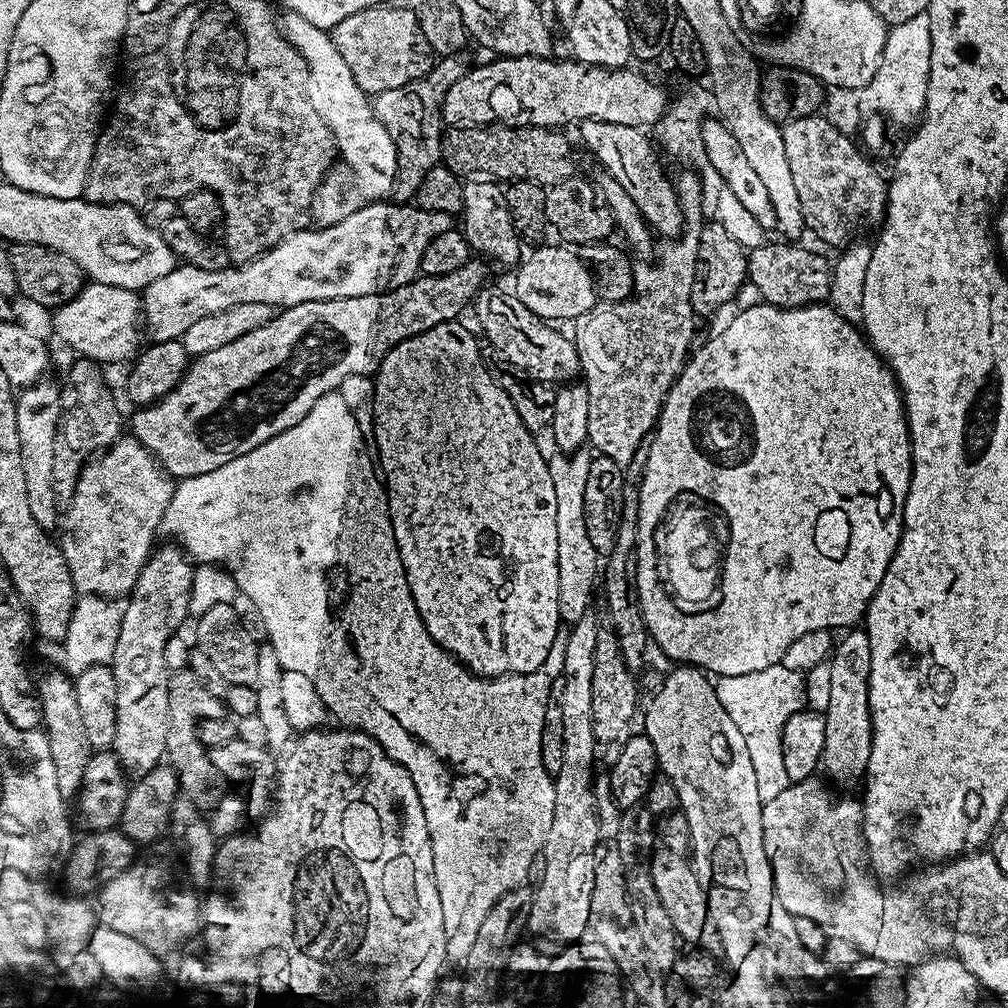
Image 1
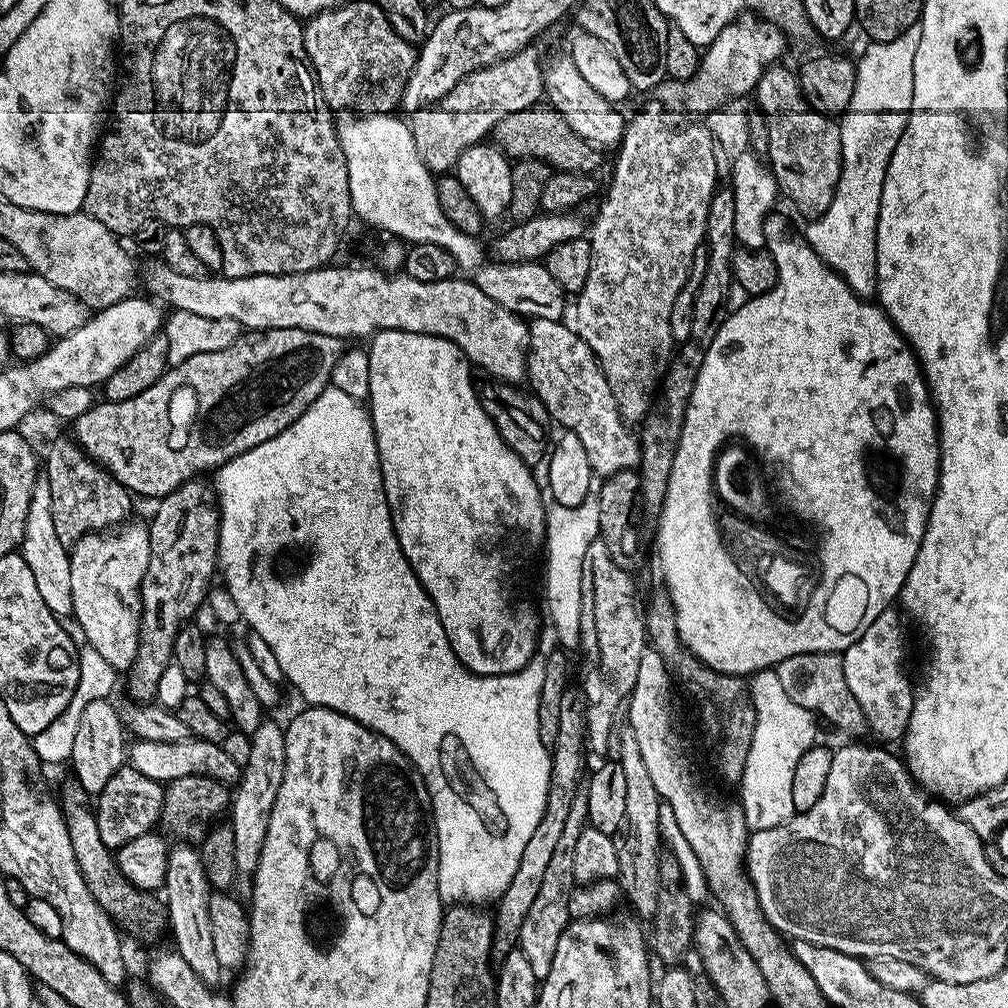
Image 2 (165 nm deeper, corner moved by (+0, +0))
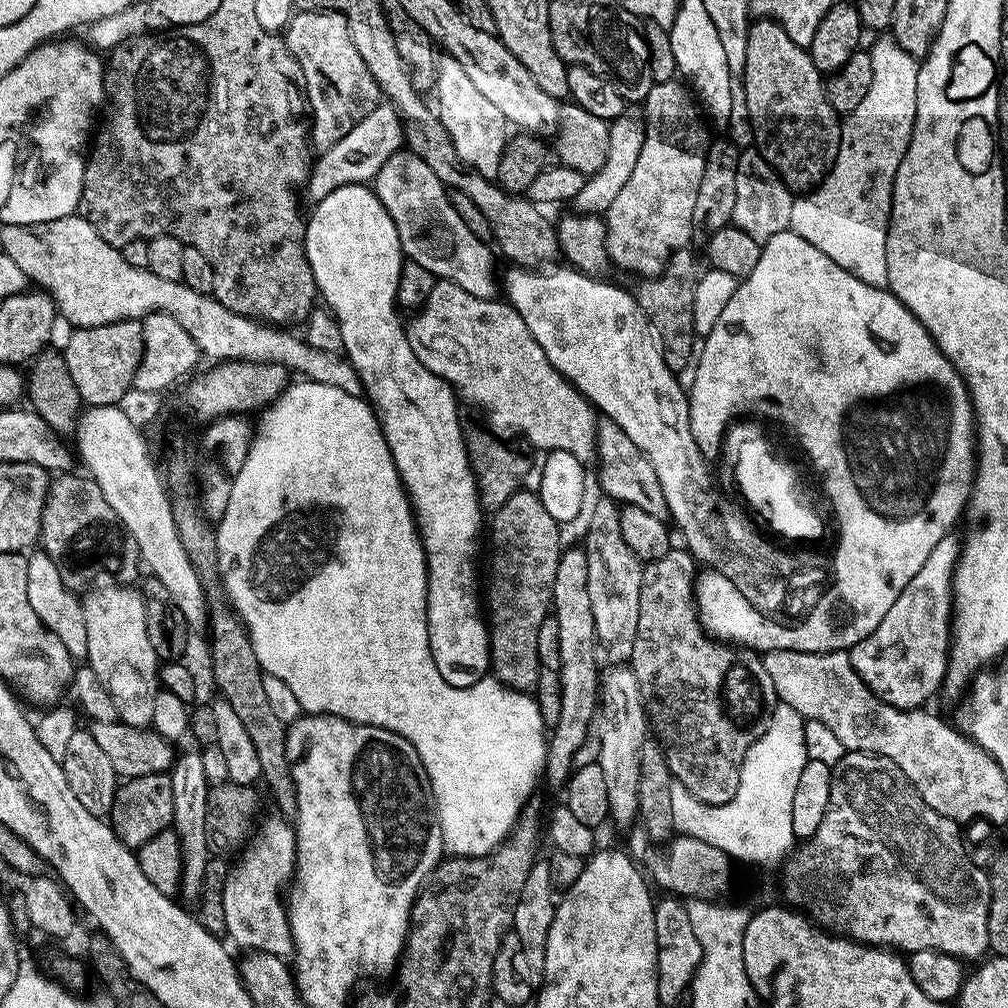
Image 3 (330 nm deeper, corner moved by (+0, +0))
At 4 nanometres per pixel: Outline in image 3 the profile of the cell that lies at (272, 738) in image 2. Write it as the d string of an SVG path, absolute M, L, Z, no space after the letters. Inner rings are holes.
M279 819L266 821L260 828L260 837L245 850L236 865L231 865L222 903L229 937L233 936L240 944L249 944L249 949L284 958L293 947L286 904L280 901L280 891L287 880L289 883L293 879L296 870L296 833L287 819Z

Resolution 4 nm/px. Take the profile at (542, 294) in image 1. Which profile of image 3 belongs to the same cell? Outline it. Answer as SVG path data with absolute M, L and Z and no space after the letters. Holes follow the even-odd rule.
M411 150L395 152L378 170L374 191L382 206L386 206L392 224L398 226L398 238L407 259L426 266L441 280L453 280L462 290L474 294L474 298L491 300L497 295L498 272L496 276L493 249L470 234L454 206L450 206L449 189L418 154Z

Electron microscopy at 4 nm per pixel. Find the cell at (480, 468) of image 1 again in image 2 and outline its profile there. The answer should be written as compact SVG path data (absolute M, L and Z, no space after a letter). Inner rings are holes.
M381 330L371 337L370 343L367 345L366 351L370 360L370 394L366 401L366 407L372 417L372 429L376 435L376 445L378 446L378 454L380 455L380 469L382 470L382 478L384 479L384 493L388 499L388 509L392 515L392 525L396 531L396 537L400 543L400 548L404 552L404 556L410 562L410 566L414 570L414 574L420 579L420 584L426 590L428 597L434 602L438 618L442 622L442 626L449 640L452 641L452 648L456 651L456 657L460 659L461 664L470 672L476 673L481 678L499 678L502 674L507 672L520 672L527 669L528 665L533 663L536 652L536 639L540 636L540 620L536 617L536 612L528 604L523 604L520 600L512 600L512 580L508 575L512 572L512 564L508 561L508 556L500 548L505 548L508 552L520 552L523 548L528 548L531 544L543 545L546 540L546 504L545 501L540 501L542 496L542 489L535 484L535 478L532 477L533 469L521 458L508 443L505 442L504 437L500 435L500 431L496 429L496 421L488 414L488 409L476 397L476 388L472 385L472 372L474 373L473 365L469 364L467 356L465 356L462 349L454 342L450 342L441 336L431 336L430 334L418 334L417 332L403 332L402 330Z

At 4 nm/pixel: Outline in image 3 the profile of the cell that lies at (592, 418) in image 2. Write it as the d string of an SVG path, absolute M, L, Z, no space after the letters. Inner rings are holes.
M605 419L596 429L595 459L600 460L600 488L605 497L611 498L621 505L633 504L646 514L654 514L654 518L662 521L669 519L668 503L662 492L662 485L658 482L658 474L654 474L654 466L650 466L650 458L613 420Z

